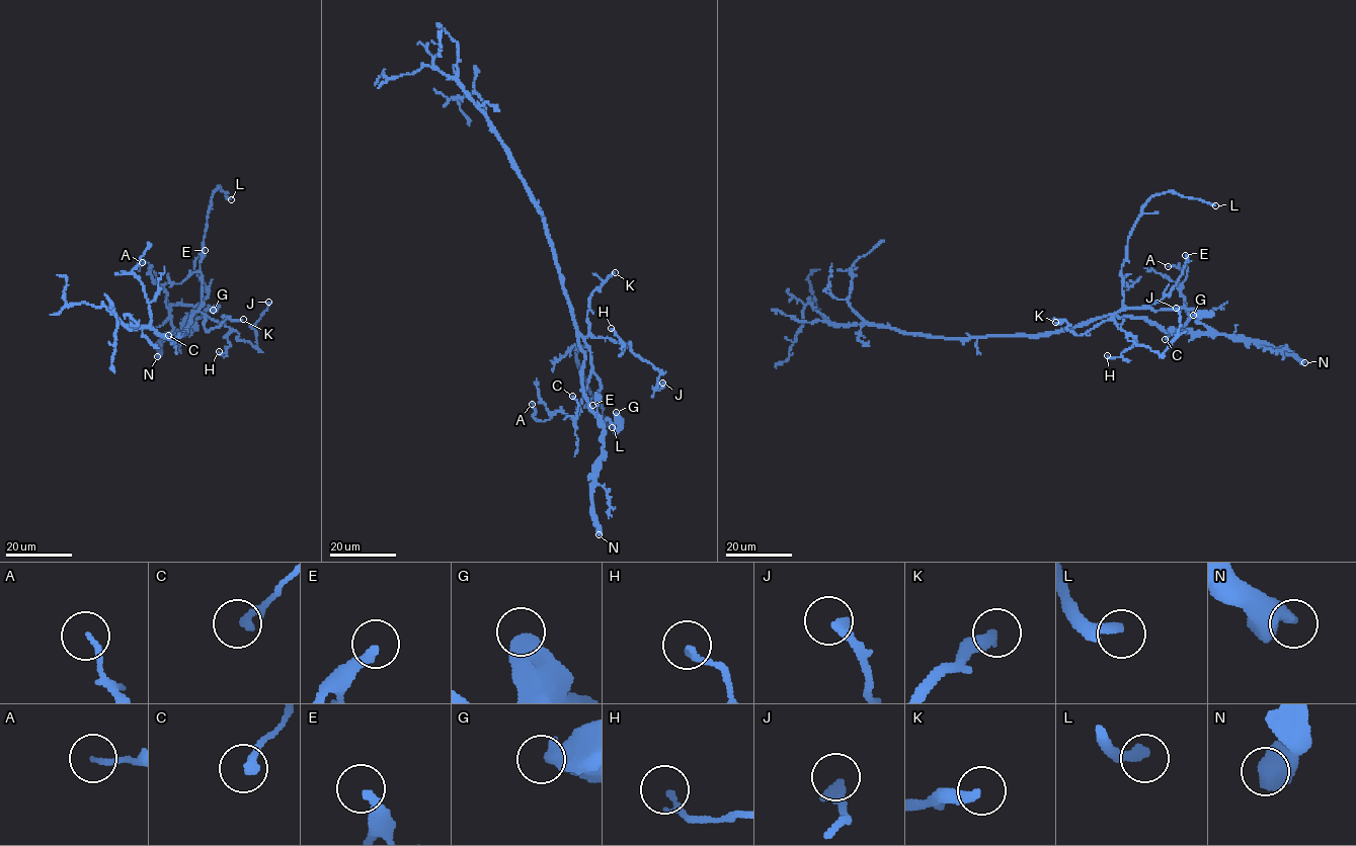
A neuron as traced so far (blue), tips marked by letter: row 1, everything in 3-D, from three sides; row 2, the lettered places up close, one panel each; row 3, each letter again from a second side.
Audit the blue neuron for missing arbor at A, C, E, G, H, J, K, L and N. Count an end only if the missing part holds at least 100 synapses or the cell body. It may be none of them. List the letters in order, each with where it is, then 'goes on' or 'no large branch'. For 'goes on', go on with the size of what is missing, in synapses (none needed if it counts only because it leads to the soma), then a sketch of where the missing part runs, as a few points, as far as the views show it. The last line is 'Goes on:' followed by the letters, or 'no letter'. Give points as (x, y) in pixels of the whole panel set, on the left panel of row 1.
A: place (142, 262); no large branch
C: place (168, 335); no large branch
E: place (205, 250); no large branch
G: place (213, 310); no large branch
H: place (219, 351); no large branch
J: place (268, 302); no large branch
K: place (243, 319); no large branch
L: place (231, 199); goes on; course (231, 199), (241, 199), (246, 208), (254, 204), (261, 206), (255, 226), (229, 242)
N: place (157, 356); no large branch
Goes on: L

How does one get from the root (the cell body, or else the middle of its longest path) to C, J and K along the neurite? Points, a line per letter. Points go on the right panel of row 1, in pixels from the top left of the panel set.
C: (1016, 334), (1061, 332), (1128, 308), (1192, 309), (1194, 314), (1186, 324), (1165, 339)
J: (1016, 334), (1061, 332), (1112, 316), (1128, 340), (1162, 354), (1177, 336), (1181, 316), (1176, 308)
K: (1016, 334), (1061, 332), (1112, 316), (1080, 336), (1068, 331), (1064, 320), (1055, 322)

